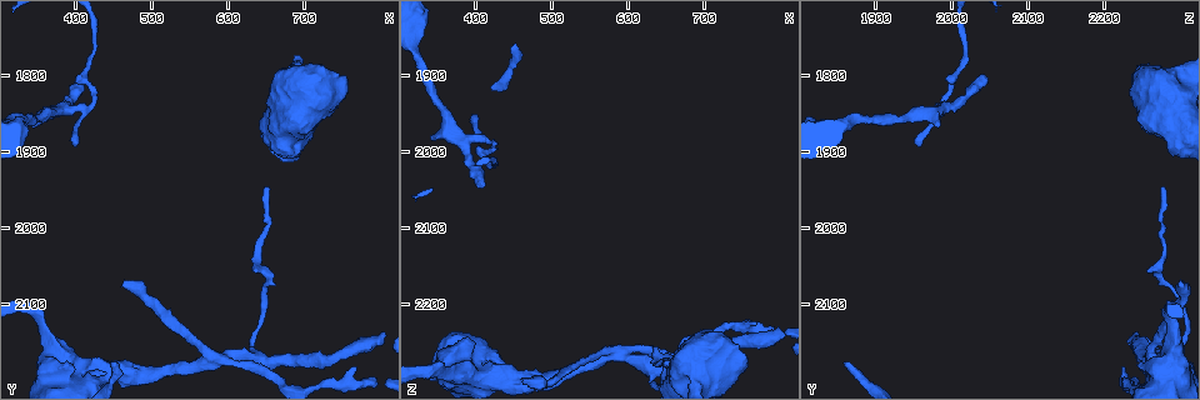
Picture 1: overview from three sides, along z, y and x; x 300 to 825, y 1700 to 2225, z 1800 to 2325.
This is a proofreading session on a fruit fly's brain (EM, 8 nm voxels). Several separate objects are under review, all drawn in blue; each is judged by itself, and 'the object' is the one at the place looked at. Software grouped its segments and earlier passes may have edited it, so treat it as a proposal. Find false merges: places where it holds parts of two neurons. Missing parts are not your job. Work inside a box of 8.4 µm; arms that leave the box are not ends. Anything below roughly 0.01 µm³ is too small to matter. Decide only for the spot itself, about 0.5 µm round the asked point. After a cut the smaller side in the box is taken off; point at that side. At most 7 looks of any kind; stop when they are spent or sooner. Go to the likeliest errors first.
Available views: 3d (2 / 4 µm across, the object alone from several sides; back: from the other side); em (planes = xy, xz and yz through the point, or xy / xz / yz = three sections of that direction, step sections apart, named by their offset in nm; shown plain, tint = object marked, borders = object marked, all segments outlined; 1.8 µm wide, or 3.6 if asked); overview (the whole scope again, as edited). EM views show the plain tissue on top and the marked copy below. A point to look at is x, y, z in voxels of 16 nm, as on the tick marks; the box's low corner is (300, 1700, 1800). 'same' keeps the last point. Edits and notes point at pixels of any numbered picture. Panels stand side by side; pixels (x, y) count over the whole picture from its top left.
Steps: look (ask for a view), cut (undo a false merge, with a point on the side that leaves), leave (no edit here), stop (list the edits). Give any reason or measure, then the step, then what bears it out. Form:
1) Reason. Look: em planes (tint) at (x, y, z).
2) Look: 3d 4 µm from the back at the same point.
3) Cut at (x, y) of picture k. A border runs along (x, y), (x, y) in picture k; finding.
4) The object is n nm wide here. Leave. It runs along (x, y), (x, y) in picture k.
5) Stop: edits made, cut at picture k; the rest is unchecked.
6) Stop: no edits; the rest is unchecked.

Looks like a crossing. Look: 3d 2 µm from the back at (595, 2170, 2265).

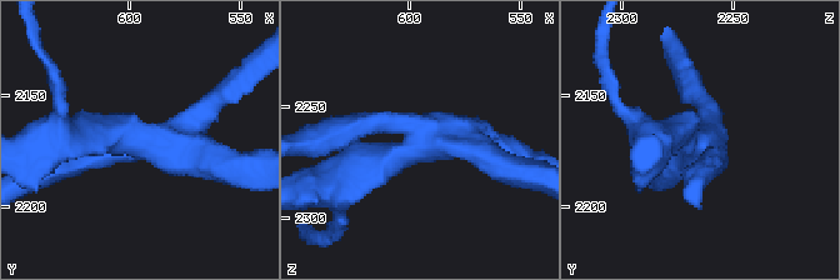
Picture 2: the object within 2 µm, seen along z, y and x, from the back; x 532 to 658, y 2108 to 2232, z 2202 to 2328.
Look: em planes (tint) at (595, 2173, 2267).

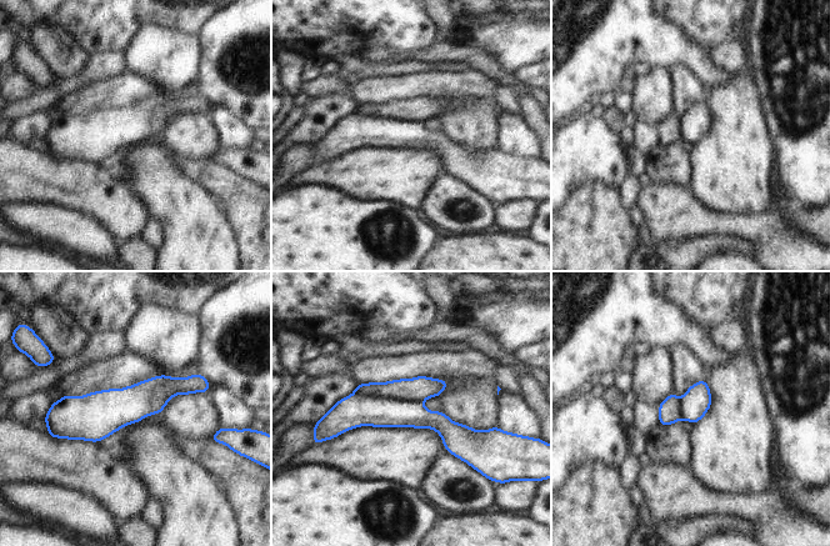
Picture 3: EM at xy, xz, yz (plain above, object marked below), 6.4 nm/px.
Cut at (420, 387) of picture 3. A border runs along (354, 392), (361, 396), (421, 402) in picture 3; two neurons meet here.

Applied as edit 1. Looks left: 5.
Look: overview.

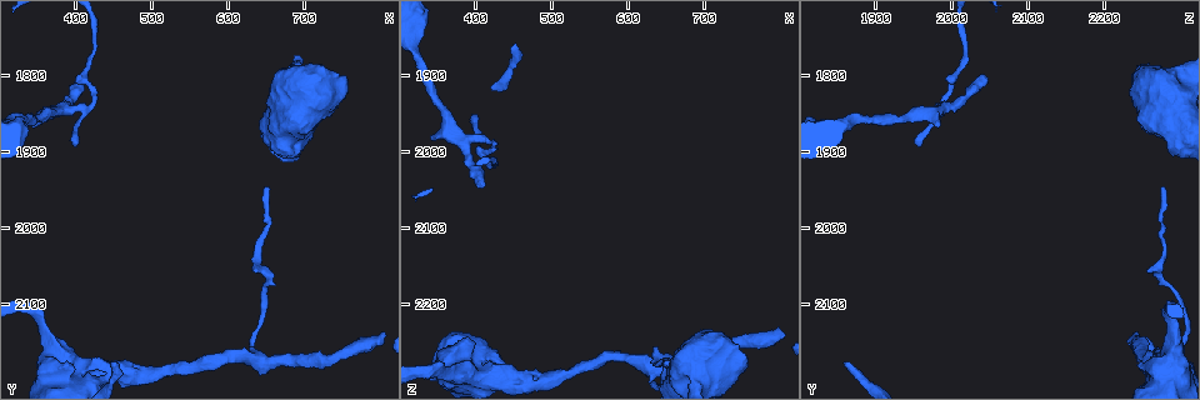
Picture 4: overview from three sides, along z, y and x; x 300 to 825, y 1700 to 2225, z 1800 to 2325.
Three arms meet. Look: em planes (tint) at (380, 1850, 1985).

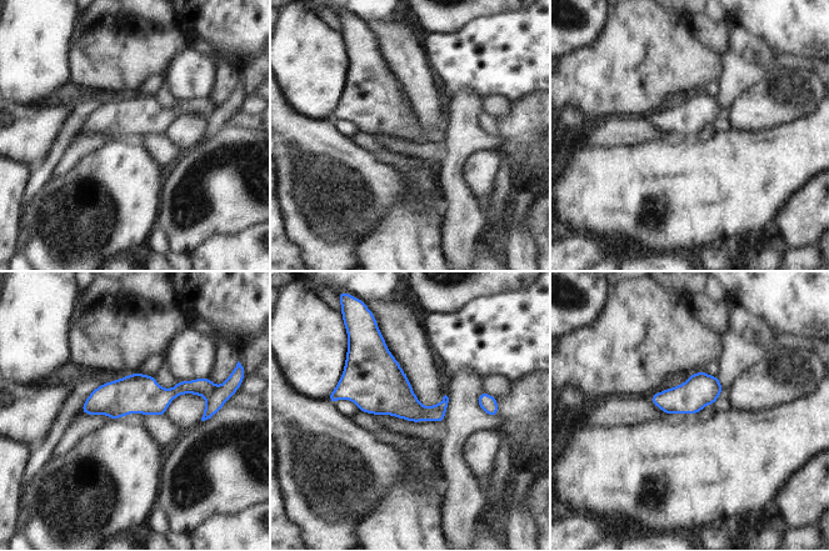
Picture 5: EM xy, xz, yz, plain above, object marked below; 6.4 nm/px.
The object is 220 nm wide here. Cut at (221, 394) of picture 5. A border runs along (214, 389), (206, 397) in picture 5; a second neuron is stuck on.

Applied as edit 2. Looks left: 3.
Closes a loop. Look: em 3.6 µm xy step 16 (tint) at (675, 1895, 2295).

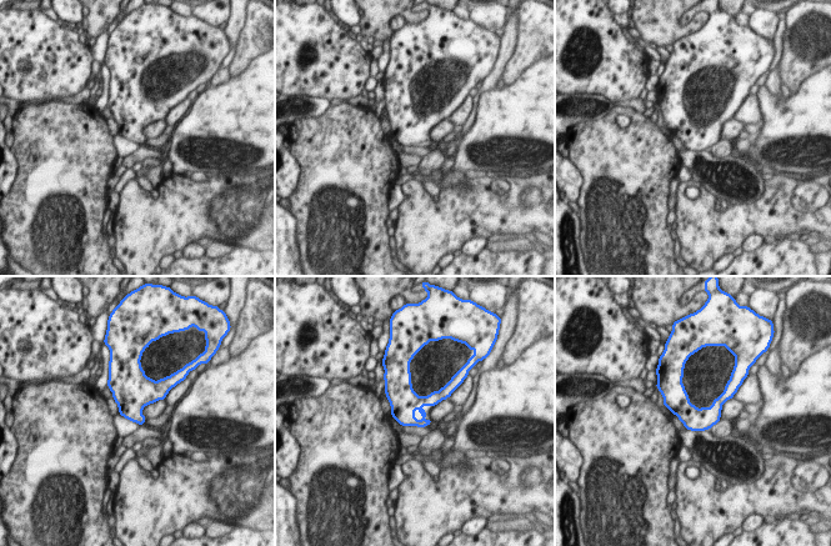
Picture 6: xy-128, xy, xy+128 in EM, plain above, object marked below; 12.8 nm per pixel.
Leave. All the same neuron.

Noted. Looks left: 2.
Stop: edits made, cut at picture 3, cut at picture 5; the rest is unchecked.

